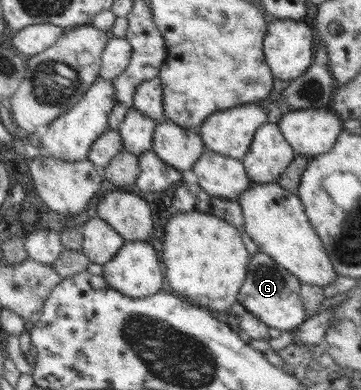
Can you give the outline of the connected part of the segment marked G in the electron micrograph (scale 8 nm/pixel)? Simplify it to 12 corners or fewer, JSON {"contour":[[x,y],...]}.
{"contour":[[258,251],[237,302],[268,328],[307,319],[301,282]]}

